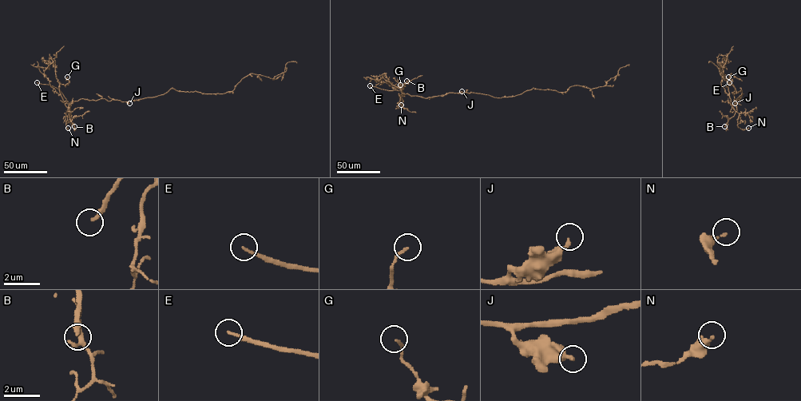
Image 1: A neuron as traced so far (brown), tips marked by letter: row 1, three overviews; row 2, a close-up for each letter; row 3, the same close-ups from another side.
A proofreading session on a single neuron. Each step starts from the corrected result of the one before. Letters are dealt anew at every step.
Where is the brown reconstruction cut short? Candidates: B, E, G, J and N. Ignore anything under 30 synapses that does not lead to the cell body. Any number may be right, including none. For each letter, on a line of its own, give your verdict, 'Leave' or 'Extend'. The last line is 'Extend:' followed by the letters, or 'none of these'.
B: Extend
E: Extend
G: Leave
J: Leave
N: Leave
Extend: B, E

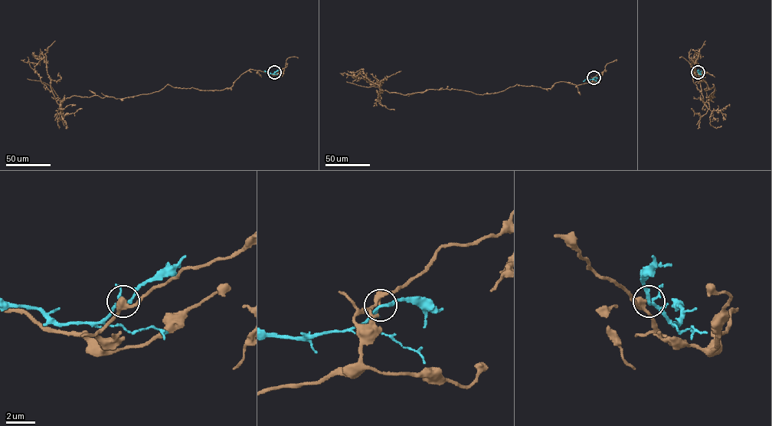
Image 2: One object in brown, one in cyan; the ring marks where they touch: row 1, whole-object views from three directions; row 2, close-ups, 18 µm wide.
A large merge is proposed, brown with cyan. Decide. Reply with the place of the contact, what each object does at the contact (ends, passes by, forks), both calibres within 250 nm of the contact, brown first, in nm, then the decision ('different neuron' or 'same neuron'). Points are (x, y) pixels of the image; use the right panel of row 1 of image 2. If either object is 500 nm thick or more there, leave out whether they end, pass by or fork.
place (698, 72); brown passes by; cyan forks; calibres 320 and 160 nm; different neuron

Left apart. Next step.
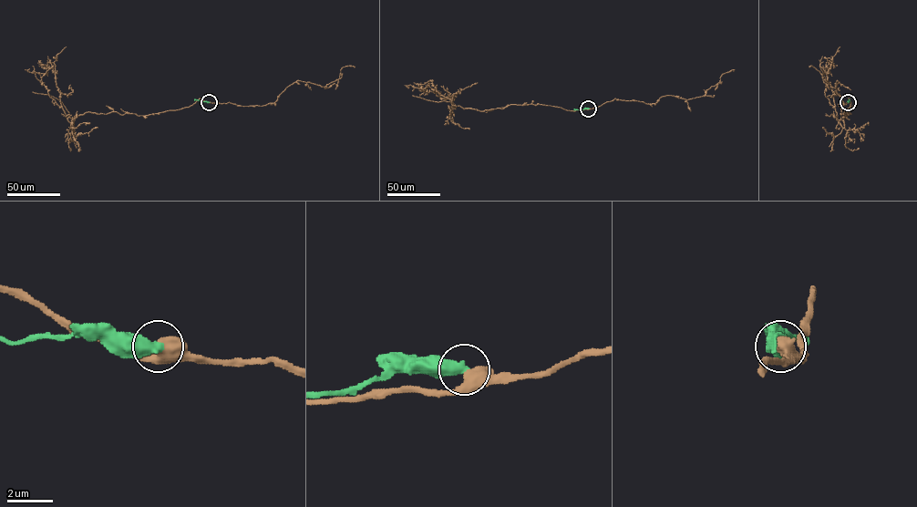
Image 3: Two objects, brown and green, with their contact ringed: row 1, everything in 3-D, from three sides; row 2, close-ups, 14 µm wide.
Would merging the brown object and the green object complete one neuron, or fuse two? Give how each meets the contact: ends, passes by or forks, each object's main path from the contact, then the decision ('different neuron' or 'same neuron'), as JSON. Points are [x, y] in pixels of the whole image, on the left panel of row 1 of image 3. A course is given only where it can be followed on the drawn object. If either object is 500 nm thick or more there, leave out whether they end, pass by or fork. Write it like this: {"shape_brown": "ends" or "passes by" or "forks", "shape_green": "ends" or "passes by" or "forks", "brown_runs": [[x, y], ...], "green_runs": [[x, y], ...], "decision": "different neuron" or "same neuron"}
{"brown_runs": [[209, 102], [199, 99], [148, 115], [86, 112], [73, 118], [72, 128], [54, 62], [66, 46]], "green_runs": [[209, 102], [194, 100]], "decision": "different neuron"}

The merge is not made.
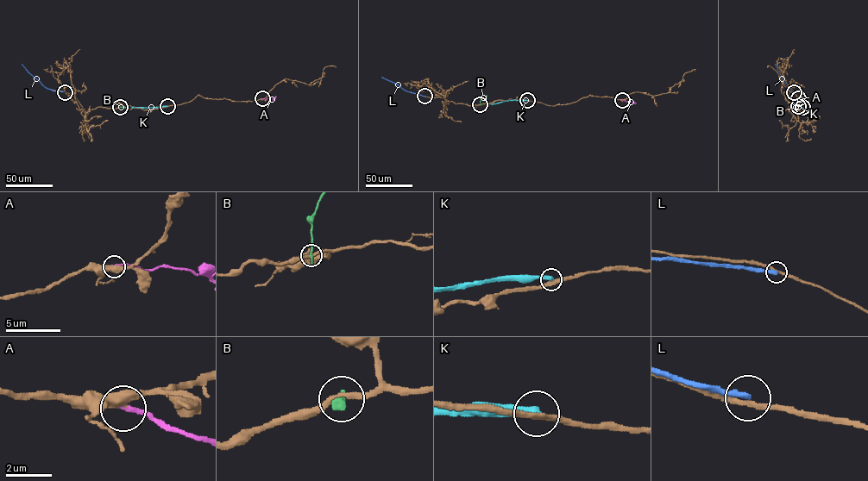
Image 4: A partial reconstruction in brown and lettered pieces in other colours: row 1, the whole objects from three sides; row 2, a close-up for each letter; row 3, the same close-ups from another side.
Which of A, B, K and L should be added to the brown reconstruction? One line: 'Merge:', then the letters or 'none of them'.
Merge: A

